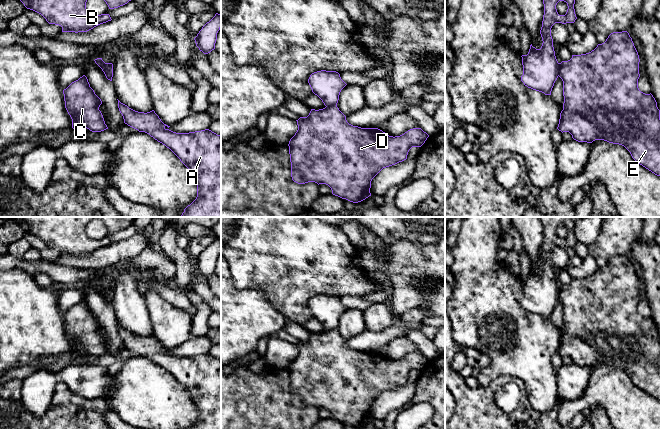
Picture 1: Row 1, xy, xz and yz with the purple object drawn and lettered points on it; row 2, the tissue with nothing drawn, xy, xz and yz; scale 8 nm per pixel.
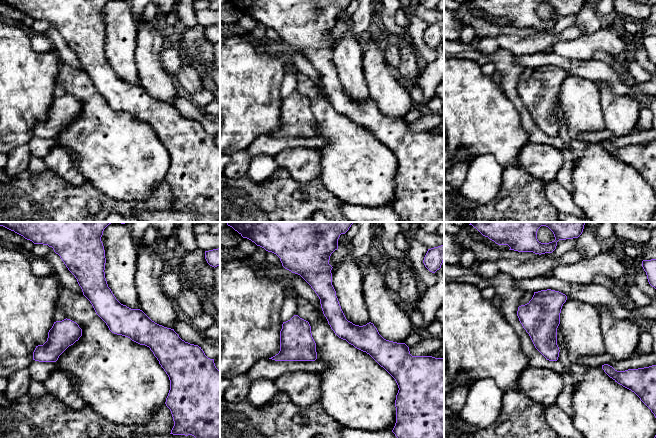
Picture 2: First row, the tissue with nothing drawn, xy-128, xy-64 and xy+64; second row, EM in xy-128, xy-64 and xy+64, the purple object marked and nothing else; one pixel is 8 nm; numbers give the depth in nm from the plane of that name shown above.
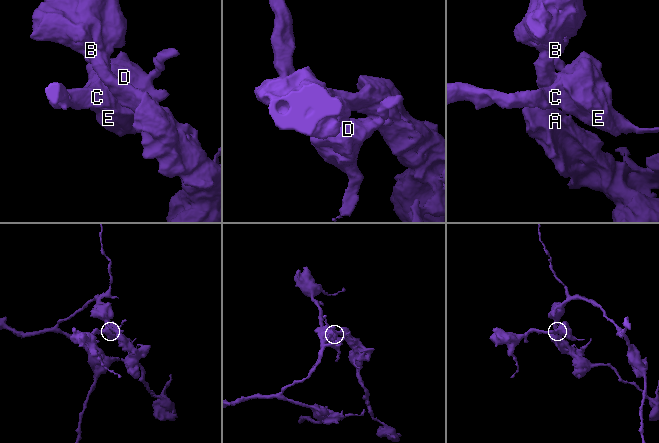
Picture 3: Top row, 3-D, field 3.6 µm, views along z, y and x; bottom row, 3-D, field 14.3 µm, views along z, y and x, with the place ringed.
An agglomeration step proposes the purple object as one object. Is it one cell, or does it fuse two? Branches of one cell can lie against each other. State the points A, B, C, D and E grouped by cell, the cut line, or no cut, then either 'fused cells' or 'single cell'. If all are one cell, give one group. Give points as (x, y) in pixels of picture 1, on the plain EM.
A B / C D E | yz (559, 287), (557, 299) | fused cells

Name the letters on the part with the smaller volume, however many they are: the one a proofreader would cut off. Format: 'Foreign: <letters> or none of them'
Foreign: C, D, E

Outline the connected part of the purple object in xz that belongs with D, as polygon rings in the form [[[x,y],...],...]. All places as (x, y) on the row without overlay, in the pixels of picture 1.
[[[337,329],[323,333],[311,333],[307,341],[300,341],[297,345],[298,354],[289,365],[291,386],[291,401],[298,408],[315,406],[328,409],[332,418],[353,427],[358,427],[371,420],[372,403],[383,393],[407,383],[412,371],[421,371],[429,359],[421,352],[413,352],[400,360],[389,360],[378,352],[361,352],[349,348],[346,340]]]

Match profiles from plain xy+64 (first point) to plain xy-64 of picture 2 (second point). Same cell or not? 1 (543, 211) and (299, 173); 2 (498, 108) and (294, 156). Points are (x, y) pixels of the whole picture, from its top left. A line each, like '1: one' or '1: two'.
1: two
2: two

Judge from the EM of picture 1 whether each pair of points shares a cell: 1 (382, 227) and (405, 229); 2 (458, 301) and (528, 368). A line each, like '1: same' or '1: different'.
1: same
2: same

